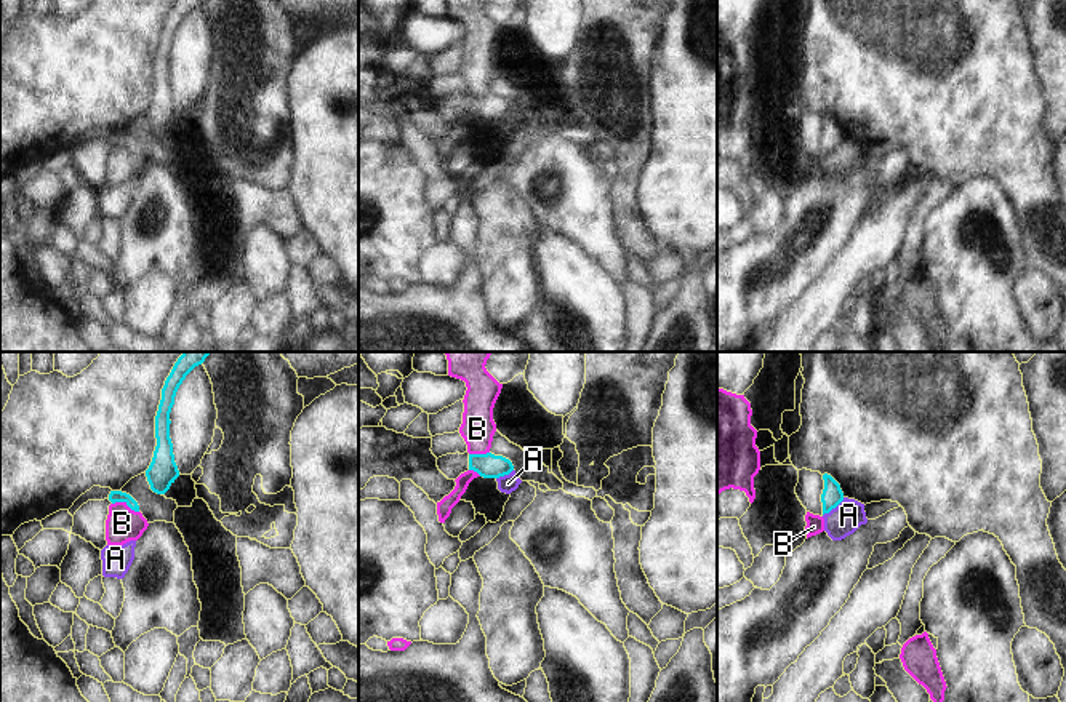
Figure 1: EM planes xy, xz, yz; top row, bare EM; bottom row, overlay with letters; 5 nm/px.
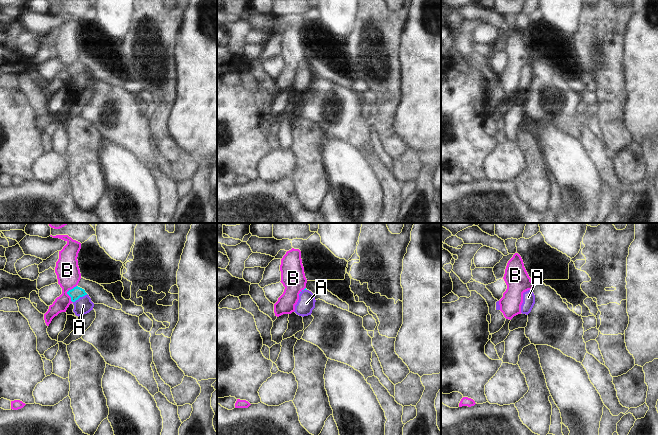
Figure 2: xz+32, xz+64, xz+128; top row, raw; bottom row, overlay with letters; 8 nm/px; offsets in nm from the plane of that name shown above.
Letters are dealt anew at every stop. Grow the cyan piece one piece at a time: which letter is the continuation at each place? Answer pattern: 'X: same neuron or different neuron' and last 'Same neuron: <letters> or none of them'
A: different neuron
B: different neuron
Same neuron: none of them

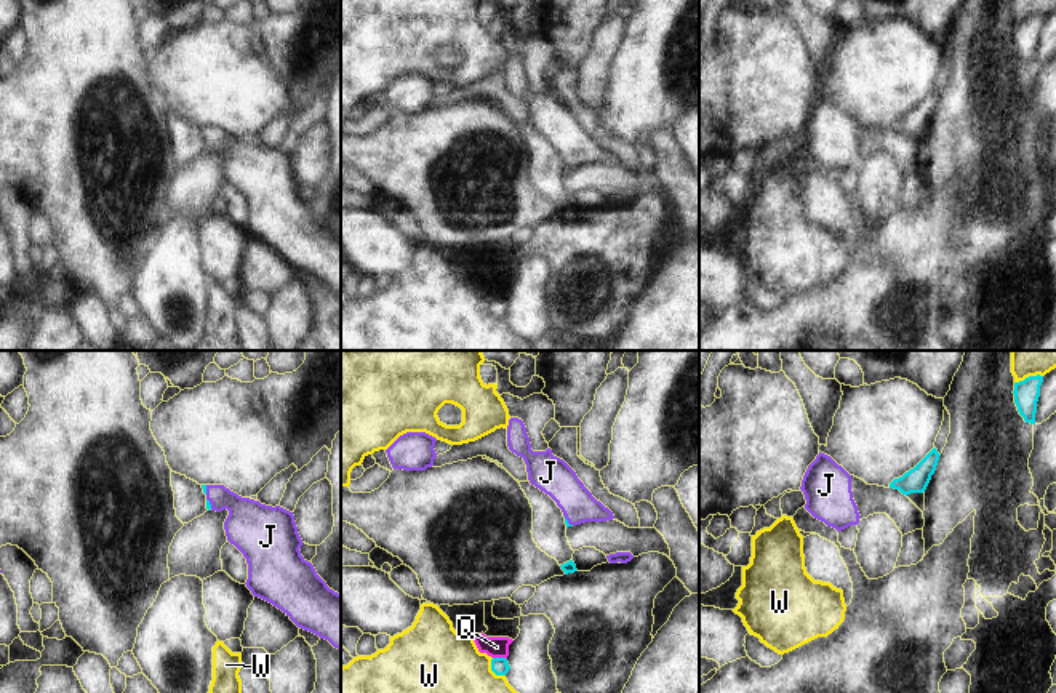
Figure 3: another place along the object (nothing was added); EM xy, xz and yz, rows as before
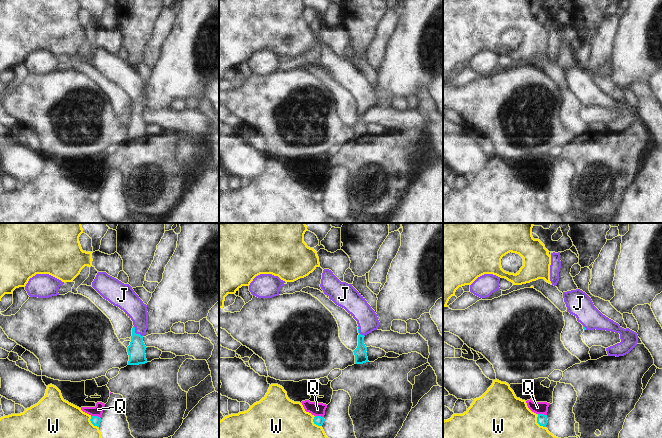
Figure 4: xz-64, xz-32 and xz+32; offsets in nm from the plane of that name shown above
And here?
J: same neuron
Q: different neuron
W: different neuron
Same neuron: J

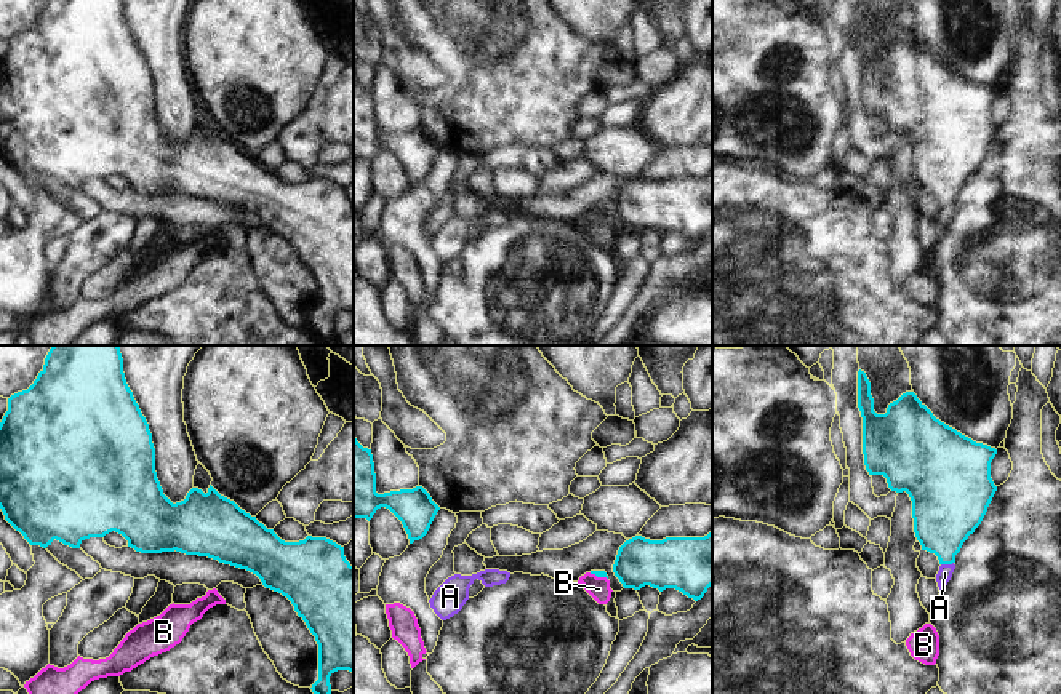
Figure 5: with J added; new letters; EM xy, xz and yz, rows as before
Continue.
A: same neuron
B: different neuron
Same neuron: A

